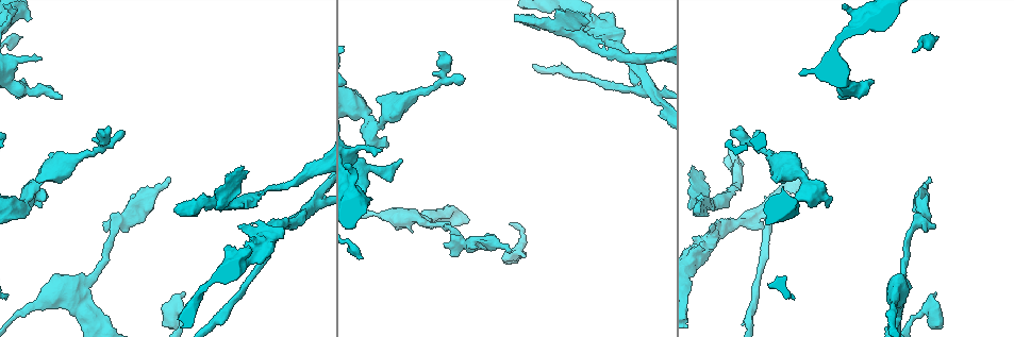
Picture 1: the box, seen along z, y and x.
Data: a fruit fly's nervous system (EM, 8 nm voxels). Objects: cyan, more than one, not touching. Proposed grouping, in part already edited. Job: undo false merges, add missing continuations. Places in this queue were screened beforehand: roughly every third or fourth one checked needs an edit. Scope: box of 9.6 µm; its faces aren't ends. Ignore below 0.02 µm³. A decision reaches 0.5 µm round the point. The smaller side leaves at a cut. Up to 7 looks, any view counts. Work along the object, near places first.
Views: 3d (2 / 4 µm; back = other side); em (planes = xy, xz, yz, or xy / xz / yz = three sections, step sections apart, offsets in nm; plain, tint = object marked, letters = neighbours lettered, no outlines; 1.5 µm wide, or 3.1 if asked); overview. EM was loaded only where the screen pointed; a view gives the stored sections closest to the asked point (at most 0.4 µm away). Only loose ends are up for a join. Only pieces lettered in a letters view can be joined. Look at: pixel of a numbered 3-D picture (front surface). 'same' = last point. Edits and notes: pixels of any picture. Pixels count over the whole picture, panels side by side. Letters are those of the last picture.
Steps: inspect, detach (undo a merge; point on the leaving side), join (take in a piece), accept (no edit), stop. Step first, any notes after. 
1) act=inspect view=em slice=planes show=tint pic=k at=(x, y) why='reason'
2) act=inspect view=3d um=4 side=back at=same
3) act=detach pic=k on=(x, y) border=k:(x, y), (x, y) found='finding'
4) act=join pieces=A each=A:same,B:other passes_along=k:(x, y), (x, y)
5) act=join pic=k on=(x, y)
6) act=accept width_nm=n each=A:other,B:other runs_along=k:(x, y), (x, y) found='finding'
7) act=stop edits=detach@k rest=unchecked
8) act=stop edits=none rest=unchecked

act=inspect view=3d um=2 pic=1 at=(378, 99) why='free end'

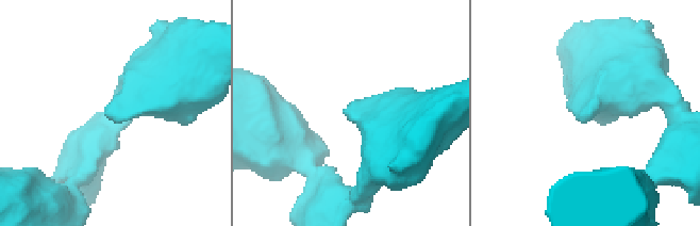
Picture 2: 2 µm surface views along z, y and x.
act=inspect view=em slice=planes show=letters pic=2 at=(347, 113) why='now the EM'

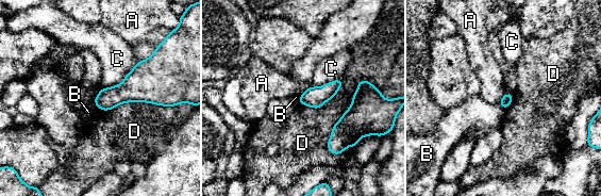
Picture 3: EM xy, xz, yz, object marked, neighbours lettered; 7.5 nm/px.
act=accept each=A:other,B:other,C:other,D:other border=3:(370, 81), (331, 153) found='none of them fits'

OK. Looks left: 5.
act=inspect view=em slice=planes show=letters pic=1 at=(441, 52) why='branch stops here'

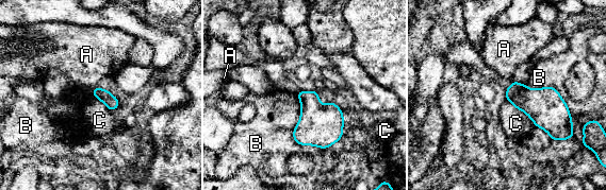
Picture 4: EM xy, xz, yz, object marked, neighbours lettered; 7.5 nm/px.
act=accept each=A:other,B:other,C:other found='no lettered piece goes on from it'

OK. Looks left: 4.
act=inspect view=em slice=yz step=8 show=tint pic=1 at=(655, 93)

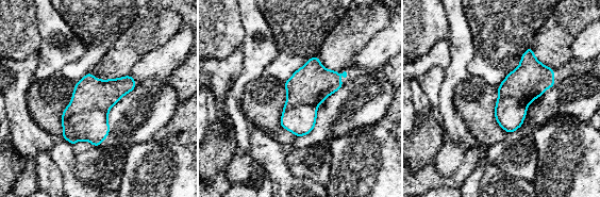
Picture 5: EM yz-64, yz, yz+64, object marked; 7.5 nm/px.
act=inspect view=em slice=planes show=letters at=same

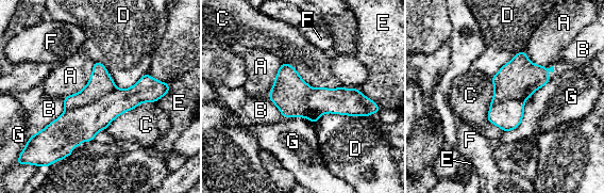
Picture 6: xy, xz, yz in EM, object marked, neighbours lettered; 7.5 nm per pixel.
act=detach pic=6 on=(80, 123) longest_contact=C:550nm each=A:other,B:other,C:other,D:other,E:other,F:other,G:other border=6:(115, 85), (94, 103), (66, 109) found='two neurons meet here'

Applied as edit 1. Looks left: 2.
act=stop edits=detach@6 rest=unchecked

